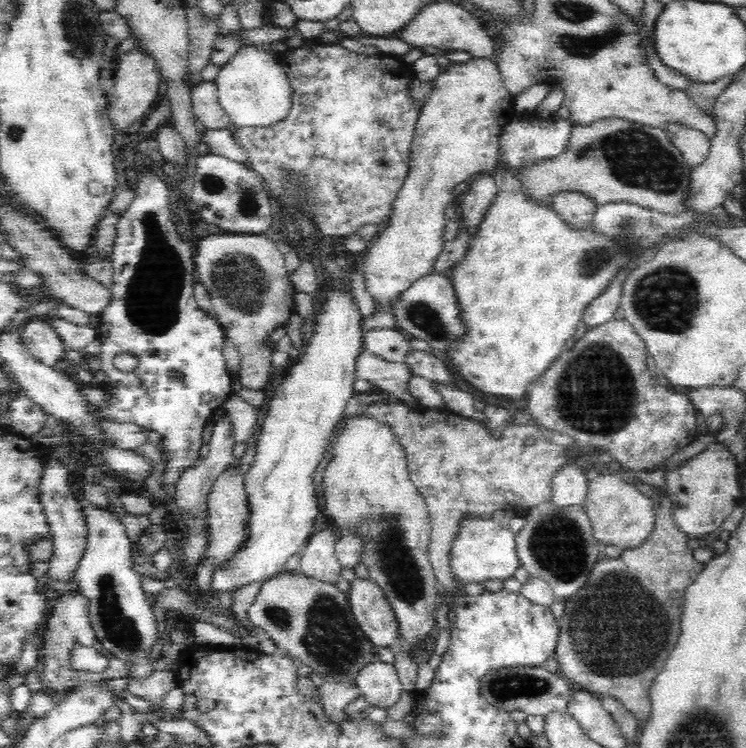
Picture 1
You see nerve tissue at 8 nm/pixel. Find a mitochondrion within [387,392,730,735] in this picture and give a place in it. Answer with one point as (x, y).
(609, 634)

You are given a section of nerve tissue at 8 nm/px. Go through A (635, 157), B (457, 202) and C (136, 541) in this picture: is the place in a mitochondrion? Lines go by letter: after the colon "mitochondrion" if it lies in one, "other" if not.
A: mitochondrion
B: other
C: other

